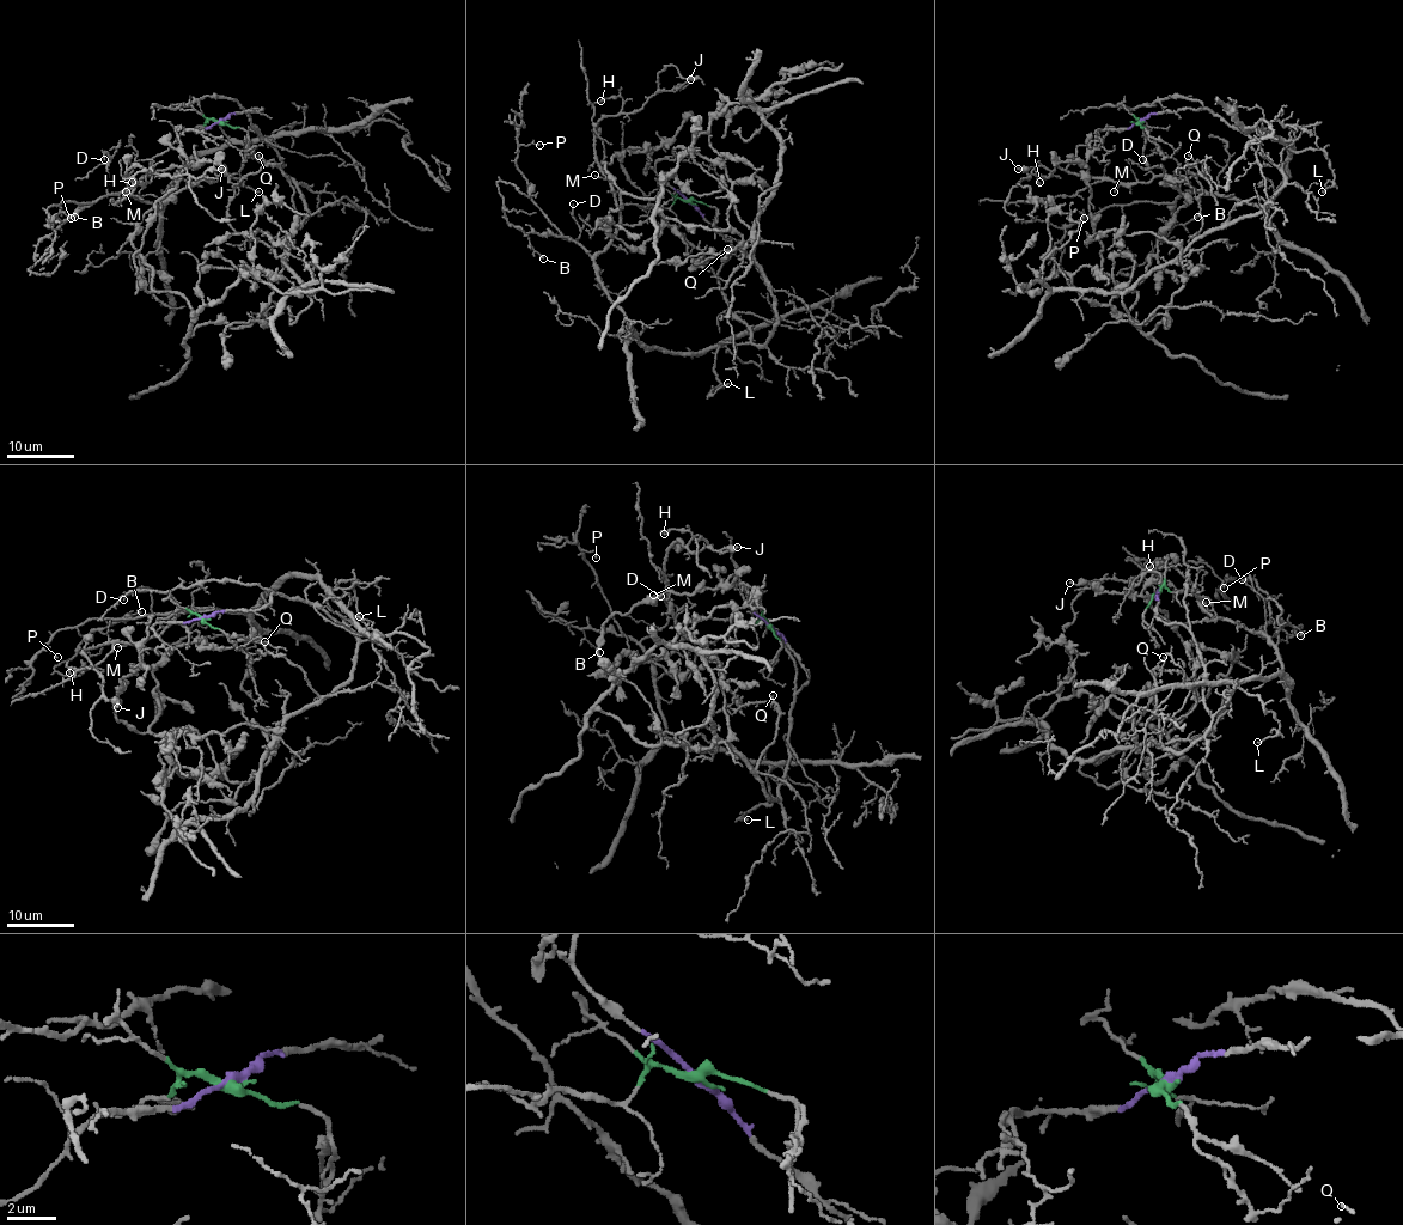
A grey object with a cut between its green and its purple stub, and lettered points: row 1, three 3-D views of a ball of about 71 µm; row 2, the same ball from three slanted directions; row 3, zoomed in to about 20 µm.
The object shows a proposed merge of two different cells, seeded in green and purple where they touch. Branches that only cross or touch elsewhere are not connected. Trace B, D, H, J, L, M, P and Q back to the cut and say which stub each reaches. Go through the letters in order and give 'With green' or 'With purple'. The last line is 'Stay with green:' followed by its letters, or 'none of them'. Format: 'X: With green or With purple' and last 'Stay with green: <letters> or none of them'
B: With green
D: With green
H: With green
J: With green
L: With purple
M: With green
P: With green
Q: With purple
Stay with green: B, D, H, J, M, P

